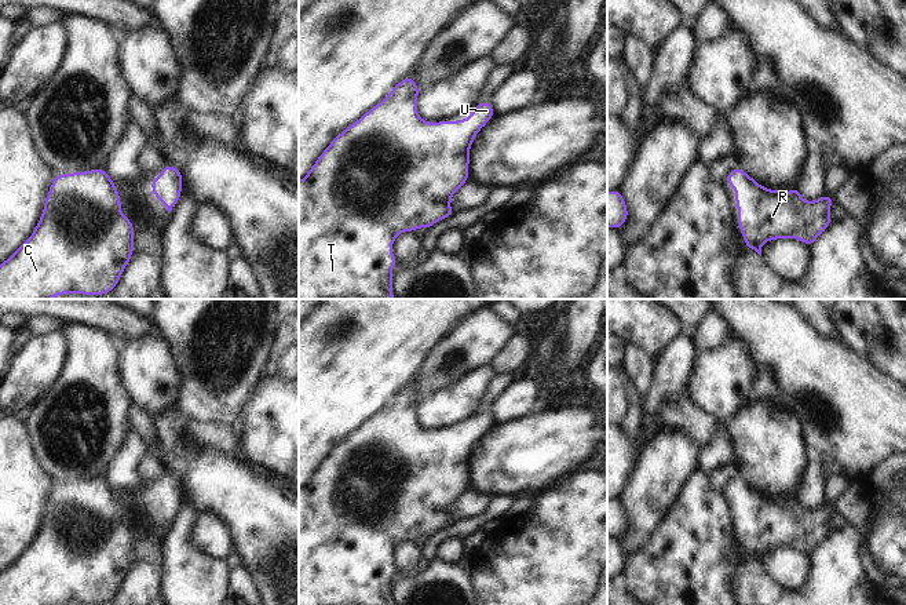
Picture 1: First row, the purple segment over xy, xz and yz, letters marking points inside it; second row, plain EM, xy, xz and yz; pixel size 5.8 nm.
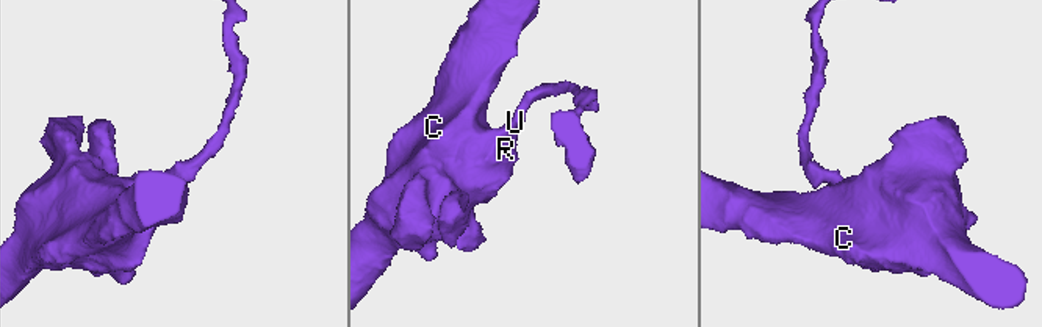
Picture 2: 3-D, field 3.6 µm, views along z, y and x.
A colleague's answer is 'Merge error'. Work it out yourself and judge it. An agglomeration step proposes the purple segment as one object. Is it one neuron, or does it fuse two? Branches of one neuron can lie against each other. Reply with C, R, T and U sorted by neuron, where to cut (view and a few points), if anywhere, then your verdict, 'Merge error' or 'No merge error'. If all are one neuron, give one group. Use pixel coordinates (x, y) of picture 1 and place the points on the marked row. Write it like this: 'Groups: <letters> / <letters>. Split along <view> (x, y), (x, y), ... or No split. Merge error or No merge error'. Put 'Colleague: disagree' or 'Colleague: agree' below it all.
Groups: C R T U. No split. No merge error
Colleague: disagree

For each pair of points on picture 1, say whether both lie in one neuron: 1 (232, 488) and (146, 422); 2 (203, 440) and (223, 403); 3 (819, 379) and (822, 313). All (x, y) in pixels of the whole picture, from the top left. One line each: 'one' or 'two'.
1: two
2: two
3: two

